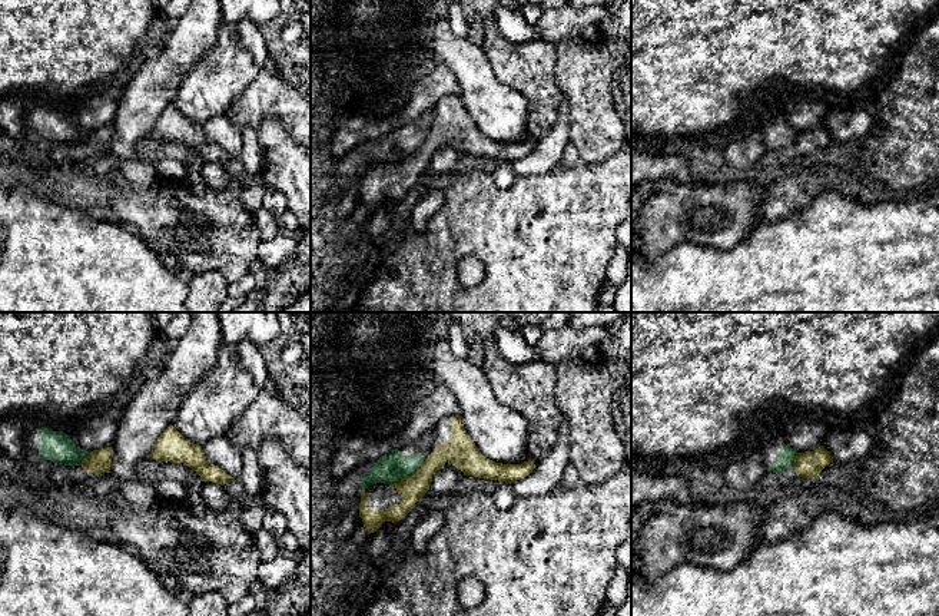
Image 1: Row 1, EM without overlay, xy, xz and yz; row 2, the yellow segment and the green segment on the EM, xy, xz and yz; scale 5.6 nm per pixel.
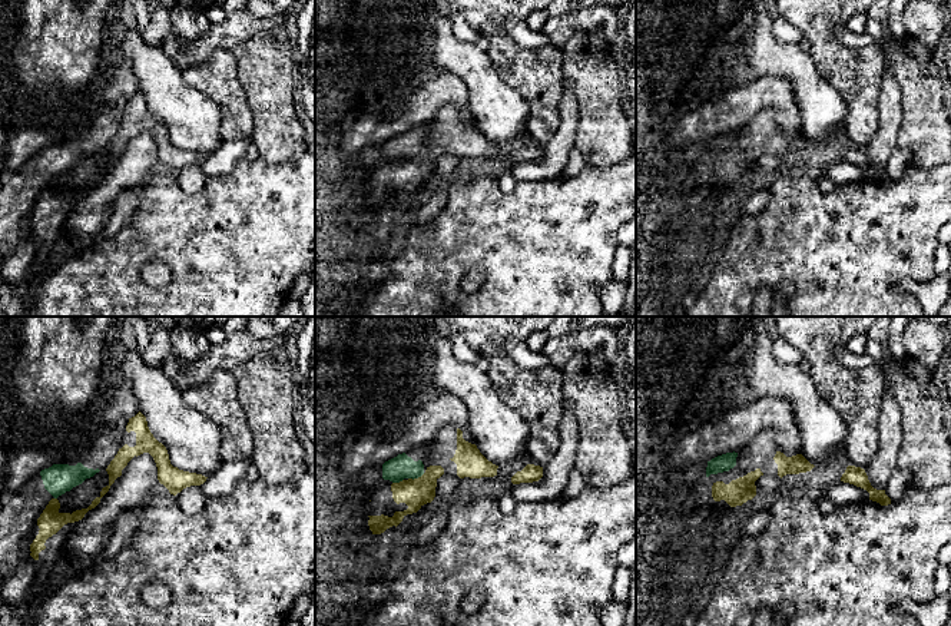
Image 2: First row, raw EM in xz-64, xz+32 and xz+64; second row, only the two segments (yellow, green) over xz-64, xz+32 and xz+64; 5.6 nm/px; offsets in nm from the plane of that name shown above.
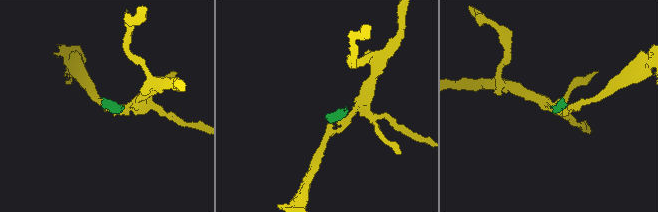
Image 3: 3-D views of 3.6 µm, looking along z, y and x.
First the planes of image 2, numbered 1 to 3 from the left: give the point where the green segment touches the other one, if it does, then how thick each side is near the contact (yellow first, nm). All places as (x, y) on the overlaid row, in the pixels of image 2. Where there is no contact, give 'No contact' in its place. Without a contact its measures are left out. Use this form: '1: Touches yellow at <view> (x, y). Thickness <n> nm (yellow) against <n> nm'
1: No contact
2: Touches yellow at xz+32 (416, 479). Thickness 160 nm (yellow) against 140 nm
3: No contact

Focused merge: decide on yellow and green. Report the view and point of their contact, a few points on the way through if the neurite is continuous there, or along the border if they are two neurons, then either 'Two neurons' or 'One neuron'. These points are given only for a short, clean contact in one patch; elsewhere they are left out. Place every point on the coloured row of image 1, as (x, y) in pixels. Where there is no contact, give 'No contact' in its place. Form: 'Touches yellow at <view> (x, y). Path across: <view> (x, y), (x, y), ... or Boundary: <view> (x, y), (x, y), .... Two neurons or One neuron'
Touches yellow at xz (404, 477). Boundary: xz (418, 467), (411, 474), (390, 484). Two neurons

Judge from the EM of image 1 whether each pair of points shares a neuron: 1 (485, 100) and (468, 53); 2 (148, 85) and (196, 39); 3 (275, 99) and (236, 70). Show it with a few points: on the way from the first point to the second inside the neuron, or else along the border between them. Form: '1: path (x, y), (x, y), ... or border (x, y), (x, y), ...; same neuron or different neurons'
1: path (483, 89), (470, 65); same neuron
2: path (159, 75), (185, 49); same neuron
3: border (264, 68), (229, 106); different neurons

